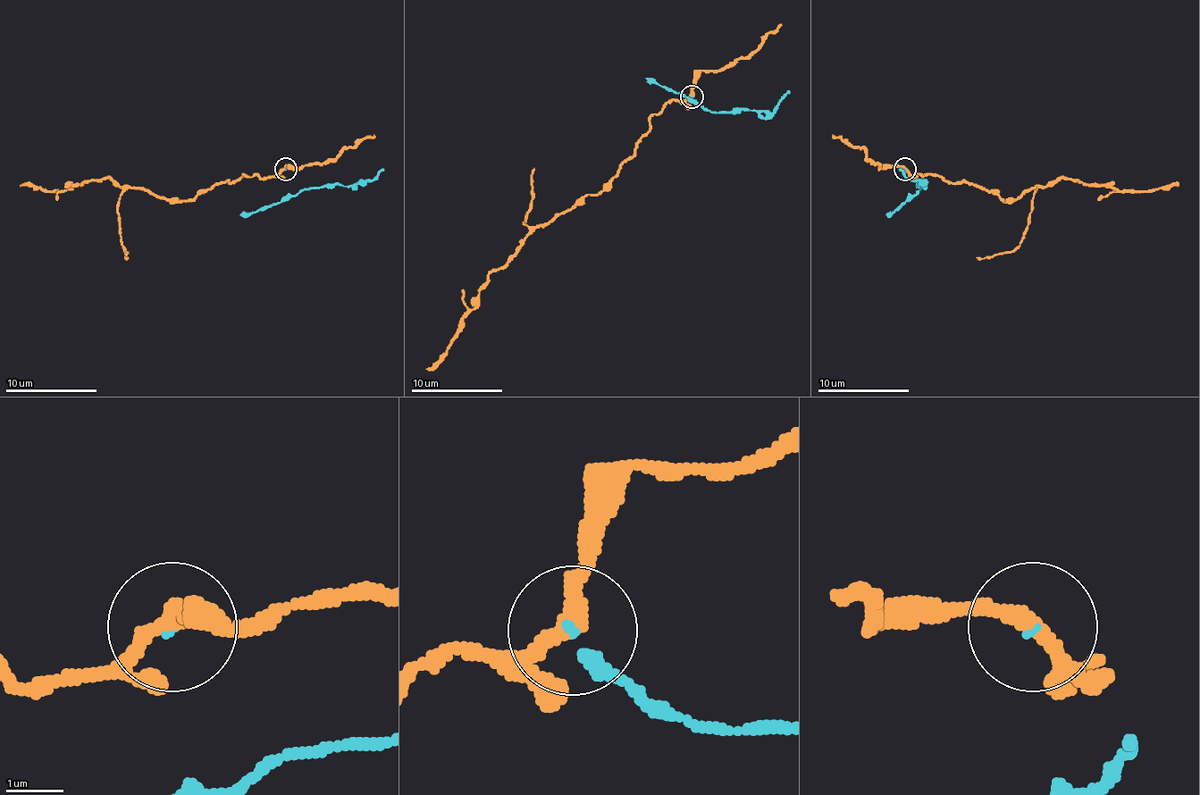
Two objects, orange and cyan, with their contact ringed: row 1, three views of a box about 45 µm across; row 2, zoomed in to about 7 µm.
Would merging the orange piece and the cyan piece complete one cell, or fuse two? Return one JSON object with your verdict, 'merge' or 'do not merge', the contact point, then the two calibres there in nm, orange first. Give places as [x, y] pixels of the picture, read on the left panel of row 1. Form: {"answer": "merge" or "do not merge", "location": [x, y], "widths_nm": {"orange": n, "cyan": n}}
{"answer": "merge", "location": [285, 169], "widths_nm": {"orange": 280, "cyan": 60}}

